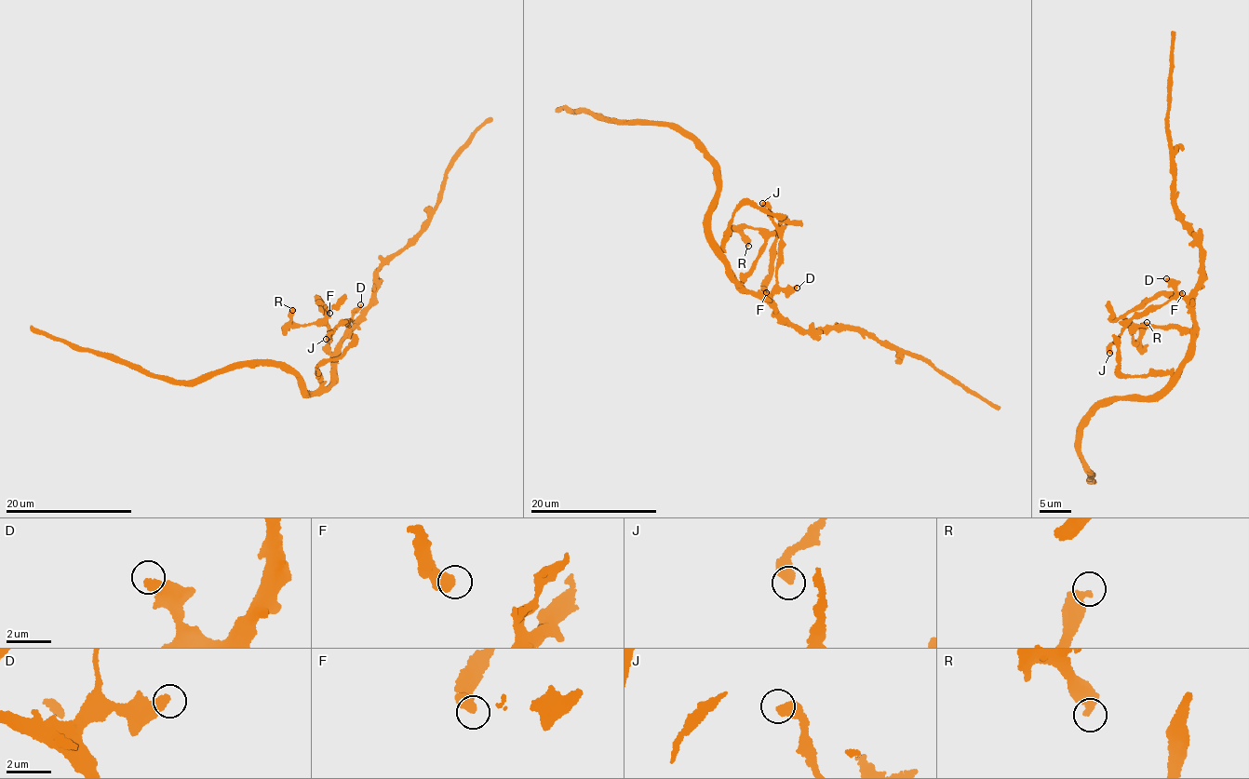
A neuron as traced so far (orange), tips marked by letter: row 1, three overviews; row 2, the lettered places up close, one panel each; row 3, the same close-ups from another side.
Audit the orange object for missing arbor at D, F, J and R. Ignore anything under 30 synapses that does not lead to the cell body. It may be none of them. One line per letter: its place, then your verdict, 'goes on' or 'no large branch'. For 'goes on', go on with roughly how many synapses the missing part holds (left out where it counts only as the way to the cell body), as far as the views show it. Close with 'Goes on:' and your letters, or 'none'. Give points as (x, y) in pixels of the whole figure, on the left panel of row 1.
D: place (360, 304); no large branch
F: place (329, 313); no large branch
J: place (326, 339); no large branch
R: place (292, 310); no large branch
Goes on: none

